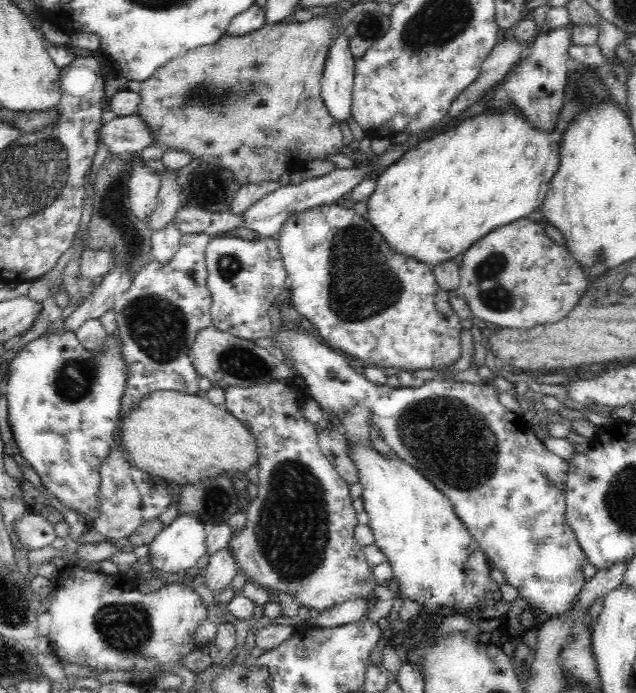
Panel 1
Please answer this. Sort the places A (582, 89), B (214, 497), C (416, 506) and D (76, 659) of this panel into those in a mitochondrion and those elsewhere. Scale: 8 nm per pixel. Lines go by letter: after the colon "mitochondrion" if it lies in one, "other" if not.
A: mitochondrion
B: mitochondrion
C: other
D: other

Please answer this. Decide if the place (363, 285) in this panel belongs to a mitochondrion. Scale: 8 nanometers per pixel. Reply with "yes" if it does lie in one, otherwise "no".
yes

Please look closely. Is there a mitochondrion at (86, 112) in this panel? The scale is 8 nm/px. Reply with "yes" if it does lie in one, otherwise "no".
no

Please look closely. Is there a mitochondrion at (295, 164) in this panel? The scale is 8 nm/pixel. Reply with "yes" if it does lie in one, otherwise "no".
no

